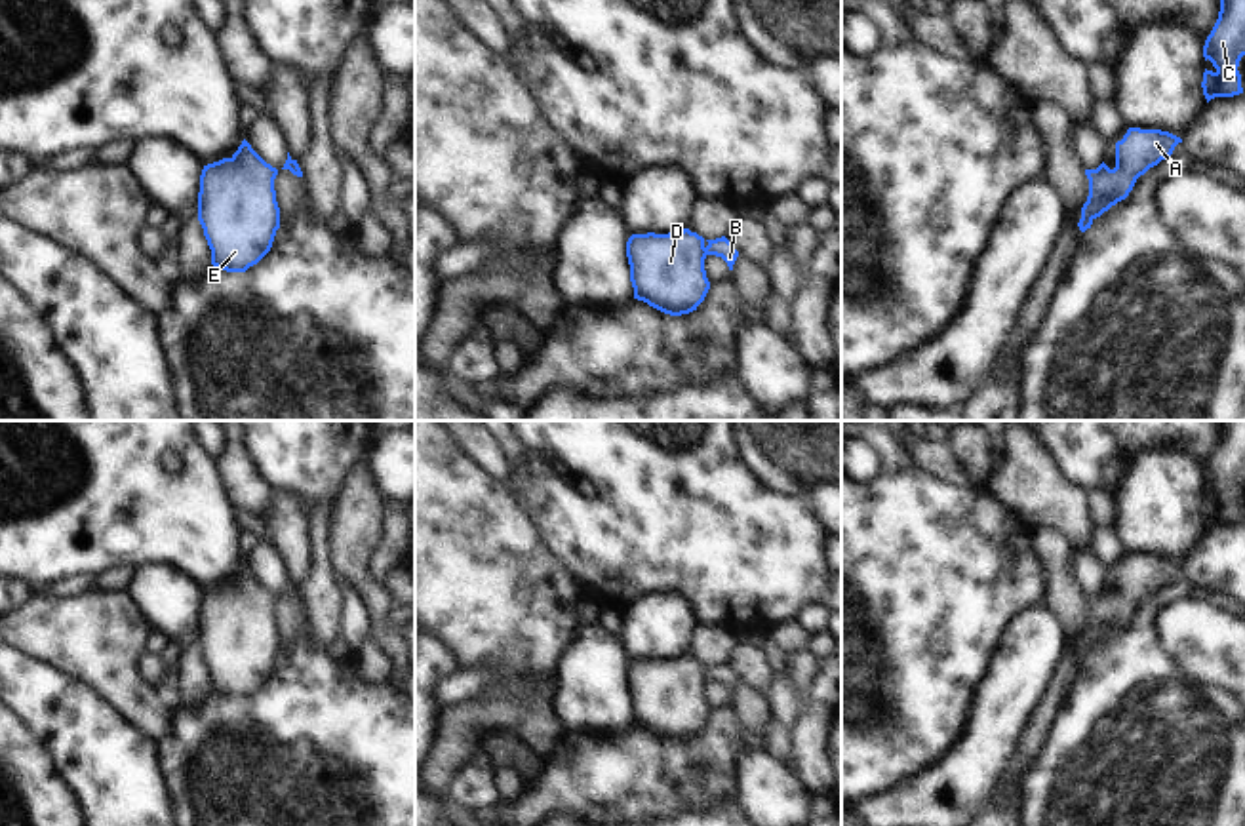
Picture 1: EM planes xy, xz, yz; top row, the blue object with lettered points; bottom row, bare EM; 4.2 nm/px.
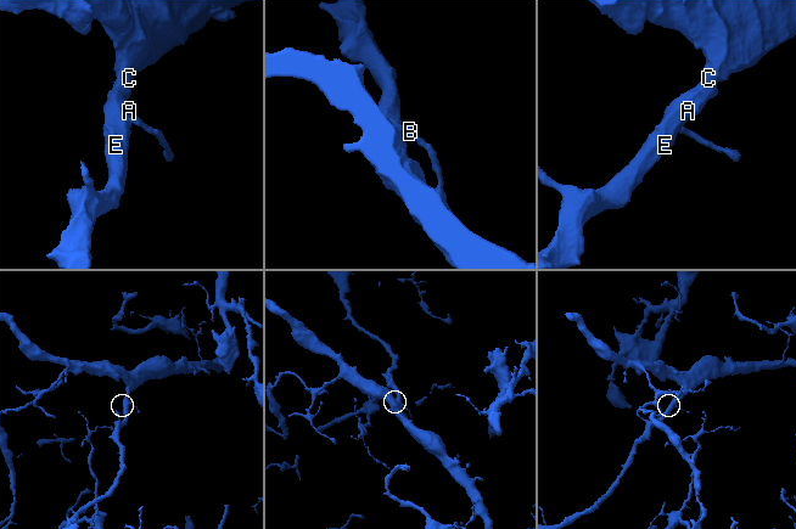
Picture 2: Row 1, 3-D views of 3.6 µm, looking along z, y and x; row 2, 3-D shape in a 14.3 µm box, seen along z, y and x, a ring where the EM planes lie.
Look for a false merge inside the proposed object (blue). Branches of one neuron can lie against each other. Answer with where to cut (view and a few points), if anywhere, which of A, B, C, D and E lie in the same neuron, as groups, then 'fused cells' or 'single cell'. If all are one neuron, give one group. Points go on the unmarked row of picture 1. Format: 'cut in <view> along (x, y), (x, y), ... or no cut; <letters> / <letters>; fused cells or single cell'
cut in xz along (703, 674), (707, 680); A C D E / B; fused cells

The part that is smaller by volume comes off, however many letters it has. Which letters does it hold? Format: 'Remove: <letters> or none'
Remove: B

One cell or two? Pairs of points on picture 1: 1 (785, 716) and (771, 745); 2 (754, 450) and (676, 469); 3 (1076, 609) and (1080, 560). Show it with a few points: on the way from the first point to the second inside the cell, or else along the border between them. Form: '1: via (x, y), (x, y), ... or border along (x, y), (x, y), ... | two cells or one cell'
1: border along (770, 714), (789, 733) | two cells
2: border along (731, 440), (739, 459), (768, 488) | two cells
3: border along (1068, 549), (1072, 573), (1086, 594) | two cells

